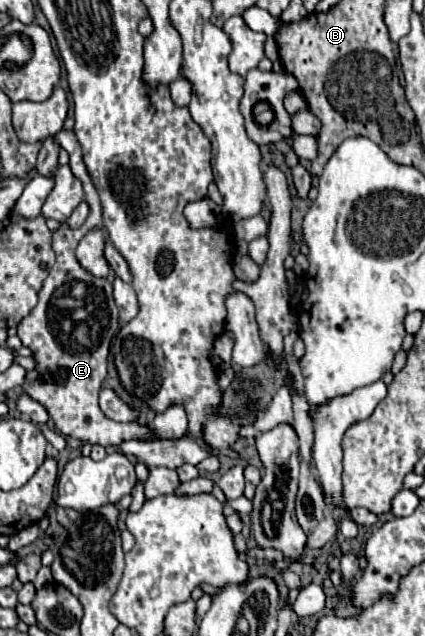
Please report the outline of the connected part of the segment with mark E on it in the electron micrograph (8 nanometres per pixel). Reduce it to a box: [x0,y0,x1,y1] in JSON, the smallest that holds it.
[17,130,159,446]

